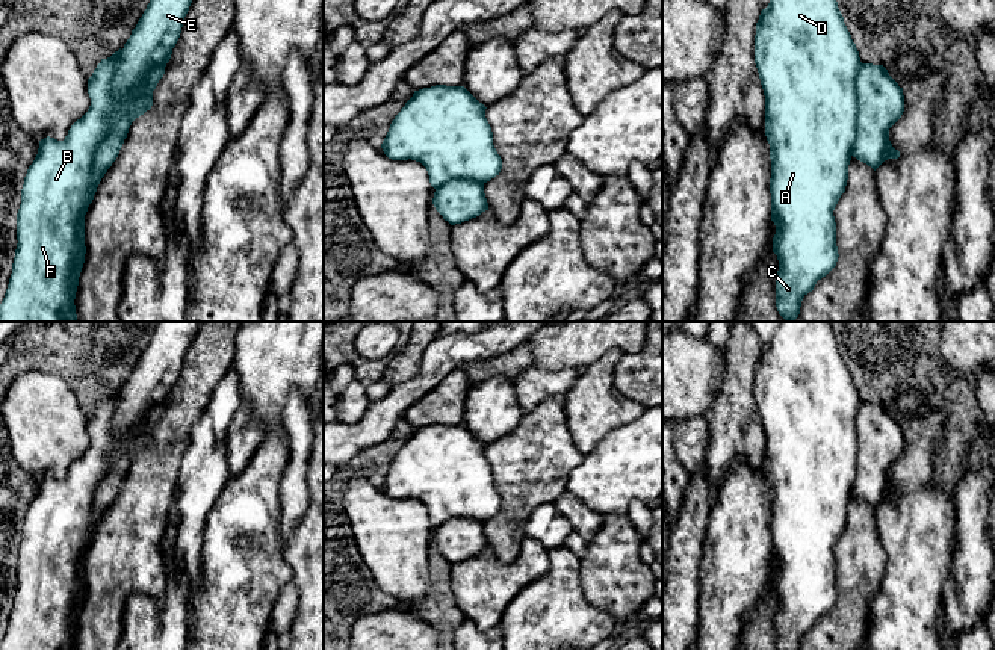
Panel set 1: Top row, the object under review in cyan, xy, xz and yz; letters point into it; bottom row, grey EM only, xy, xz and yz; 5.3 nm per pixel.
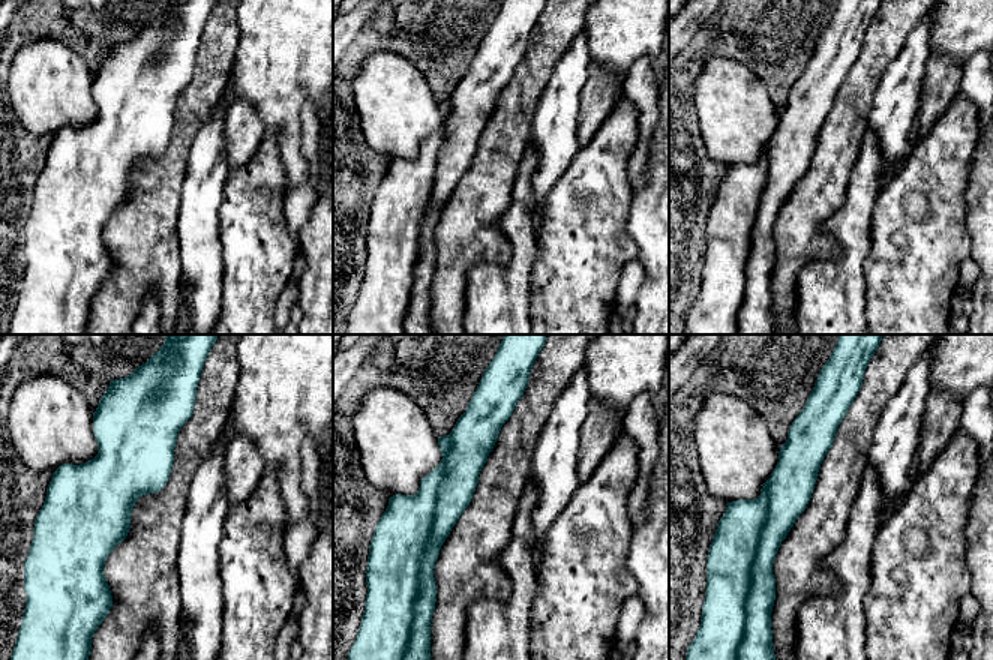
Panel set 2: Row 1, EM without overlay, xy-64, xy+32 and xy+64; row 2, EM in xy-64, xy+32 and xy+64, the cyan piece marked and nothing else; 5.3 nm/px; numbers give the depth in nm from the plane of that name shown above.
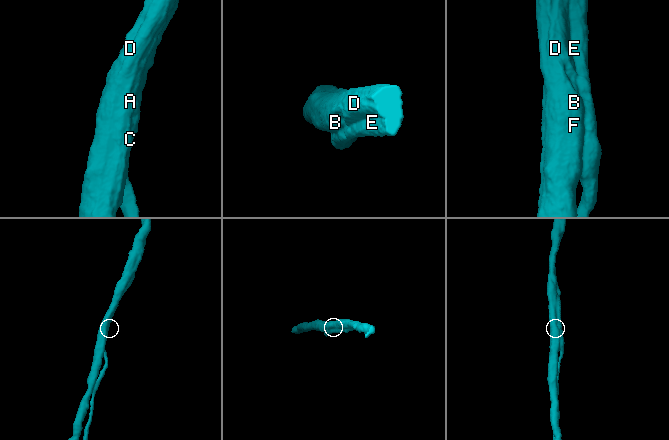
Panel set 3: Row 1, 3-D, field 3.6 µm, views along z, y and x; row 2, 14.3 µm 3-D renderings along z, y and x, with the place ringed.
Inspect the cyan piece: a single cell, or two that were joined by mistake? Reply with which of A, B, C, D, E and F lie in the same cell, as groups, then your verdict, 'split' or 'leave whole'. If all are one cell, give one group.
A B C D E F; leave whole

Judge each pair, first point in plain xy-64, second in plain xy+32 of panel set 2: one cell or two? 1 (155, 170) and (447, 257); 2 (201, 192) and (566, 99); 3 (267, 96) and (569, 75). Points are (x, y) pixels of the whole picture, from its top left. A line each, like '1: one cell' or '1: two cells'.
1: one cell
2: one cell
3: two cells

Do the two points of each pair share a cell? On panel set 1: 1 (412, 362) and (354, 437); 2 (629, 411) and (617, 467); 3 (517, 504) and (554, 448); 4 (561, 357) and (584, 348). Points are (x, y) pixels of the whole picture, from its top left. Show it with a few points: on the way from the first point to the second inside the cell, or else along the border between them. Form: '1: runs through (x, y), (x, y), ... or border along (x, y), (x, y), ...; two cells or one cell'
1: border along (422, 362), (413, 377), (390, 387); two cells
2: border along (646, 408), (634, 419), (610, 430), (596, 443); two cells
3: runs through (522, 490), (525, 476), (540, 461); one cell
4: runs through (567, 351), (578, 348); one cell

